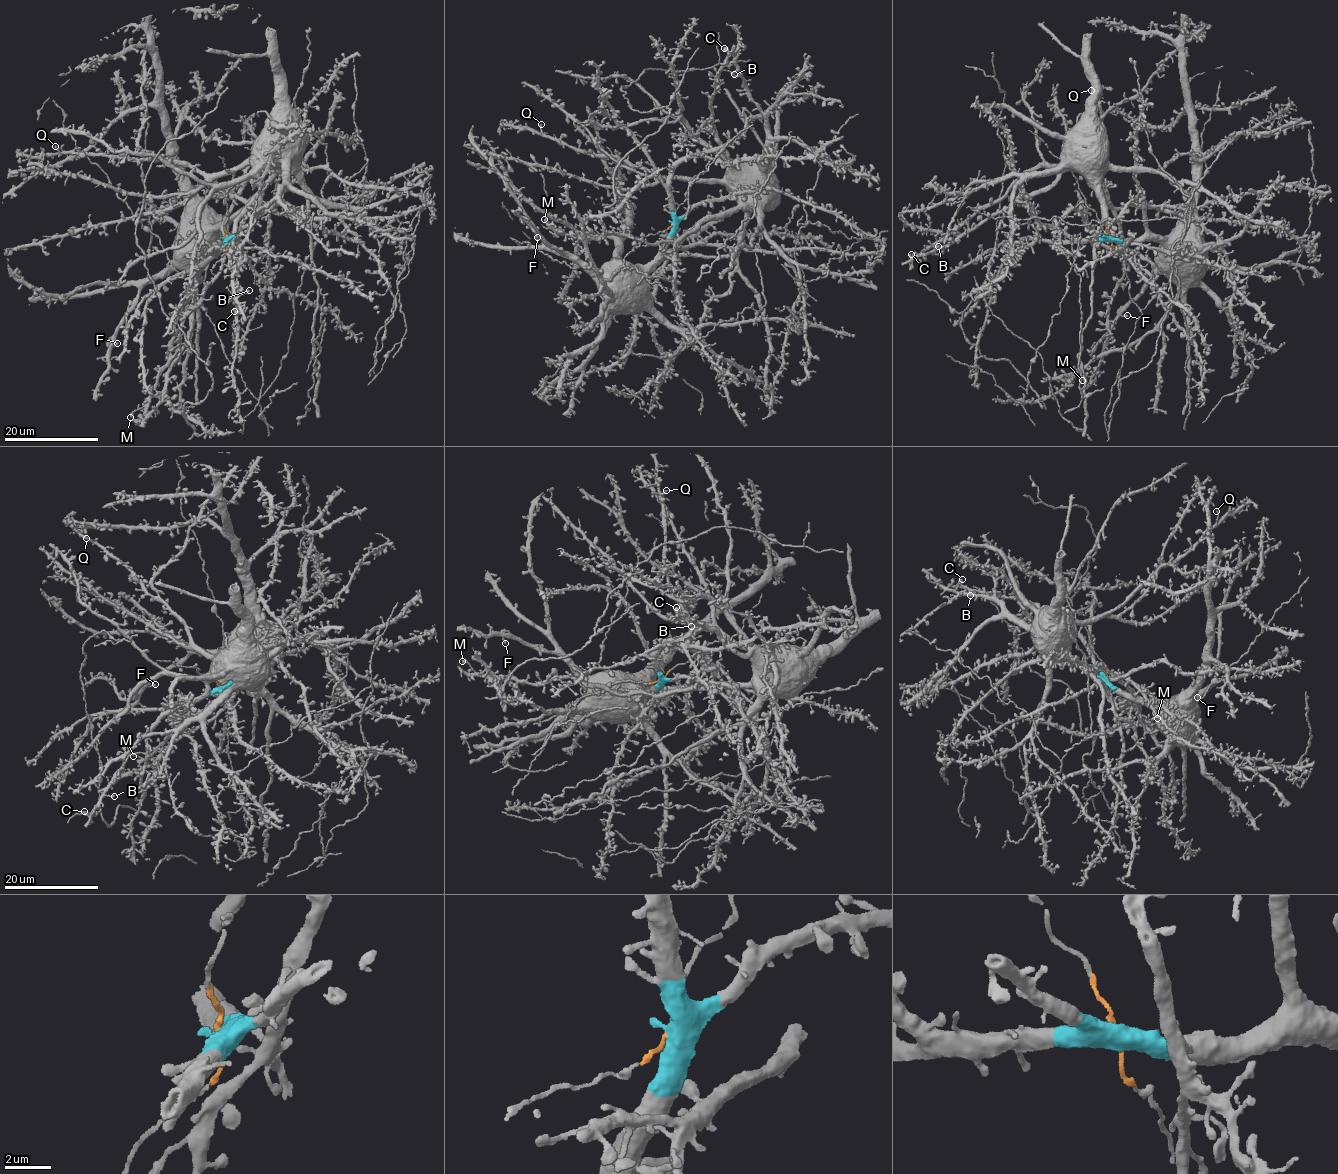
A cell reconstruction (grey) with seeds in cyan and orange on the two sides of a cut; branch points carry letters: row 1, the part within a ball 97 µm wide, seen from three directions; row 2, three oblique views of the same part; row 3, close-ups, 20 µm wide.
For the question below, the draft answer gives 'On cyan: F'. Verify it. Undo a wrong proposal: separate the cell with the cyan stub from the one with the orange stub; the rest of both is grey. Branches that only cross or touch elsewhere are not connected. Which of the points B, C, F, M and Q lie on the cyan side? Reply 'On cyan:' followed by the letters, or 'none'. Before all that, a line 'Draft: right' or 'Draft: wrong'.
Draft: right
On cyan: F

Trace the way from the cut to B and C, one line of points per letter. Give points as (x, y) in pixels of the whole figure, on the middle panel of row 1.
B: (672, 223), (634, 247), (676, 240), (739, 203), (732, 160), (718, 140), (709, 101), (719, 71), (735, 74)
C: (672, 223), (634, 247), (676, 240), (739, 201), (732, 160), (709, 103), (729, 52), (723, 48)

